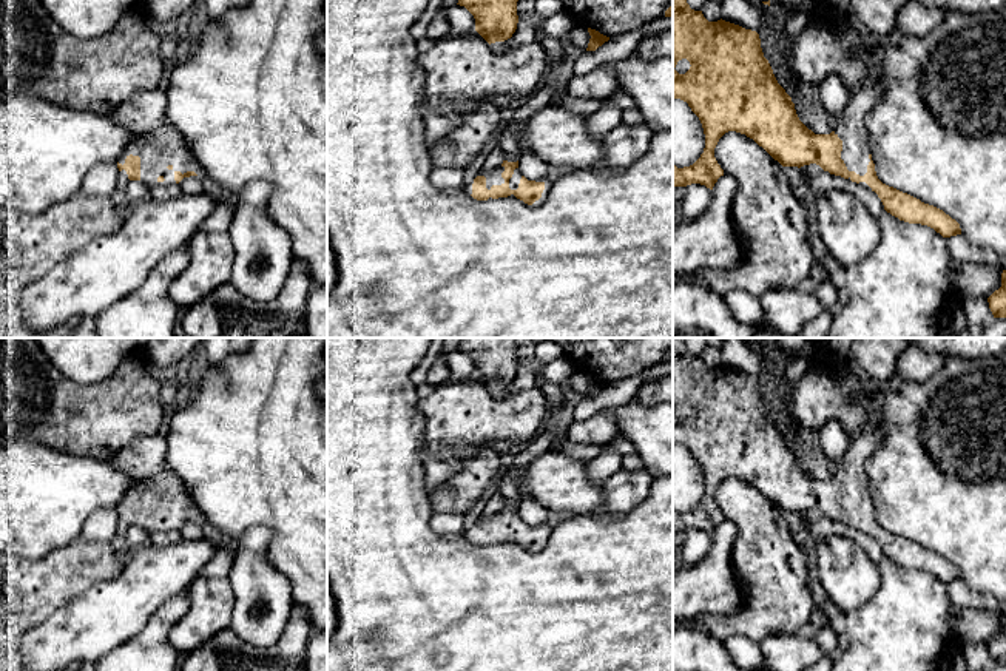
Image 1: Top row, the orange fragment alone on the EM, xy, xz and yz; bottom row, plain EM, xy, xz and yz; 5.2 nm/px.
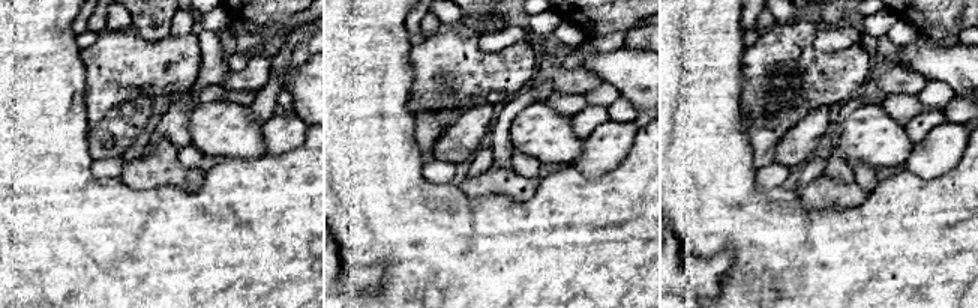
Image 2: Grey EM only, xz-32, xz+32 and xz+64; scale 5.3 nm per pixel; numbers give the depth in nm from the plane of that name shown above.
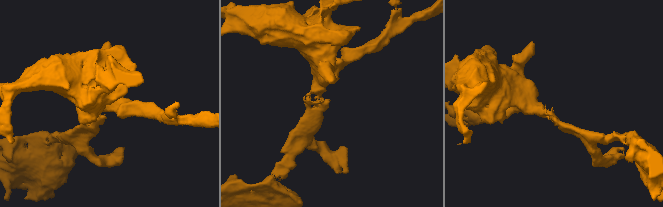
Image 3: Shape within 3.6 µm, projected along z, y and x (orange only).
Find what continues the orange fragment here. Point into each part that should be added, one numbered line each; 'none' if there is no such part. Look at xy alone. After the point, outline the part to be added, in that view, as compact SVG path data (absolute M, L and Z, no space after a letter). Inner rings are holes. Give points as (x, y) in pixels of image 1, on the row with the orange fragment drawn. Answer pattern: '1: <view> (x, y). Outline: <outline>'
1: xy (158, 144). Outline: M147 89L131 94L122 105L119 105L110 116L133 134L134 140L127 145L119 164L133 154L140 157L140 182L150 188L159 185L177 185L174 173L194 171L197 177L204 177L202 167L191 157L181 133L167 120L167 94L160 89Z

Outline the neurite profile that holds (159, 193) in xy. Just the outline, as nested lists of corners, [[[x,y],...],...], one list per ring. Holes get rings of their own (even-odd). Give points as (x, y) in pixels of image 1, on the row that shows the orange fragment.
[[[159,185],[159,187],[151,188],[150,199],[160,202],[160,201],[173,199],[179,196],[181,193],[182,190],[179,185]]]

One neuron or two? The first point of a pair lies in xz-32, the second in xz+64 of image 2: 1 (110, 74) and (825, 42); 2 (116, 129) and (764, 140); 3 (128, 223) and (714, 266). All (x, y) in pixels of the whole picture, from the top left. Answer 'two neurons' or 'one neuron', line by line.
1: two neurons
2: two neurons
3: two neurons

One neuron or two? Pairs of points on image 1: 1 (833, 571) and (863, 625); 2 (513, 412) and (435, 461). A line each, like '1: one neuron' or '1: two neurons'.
1: two neurons
2: one neuron

